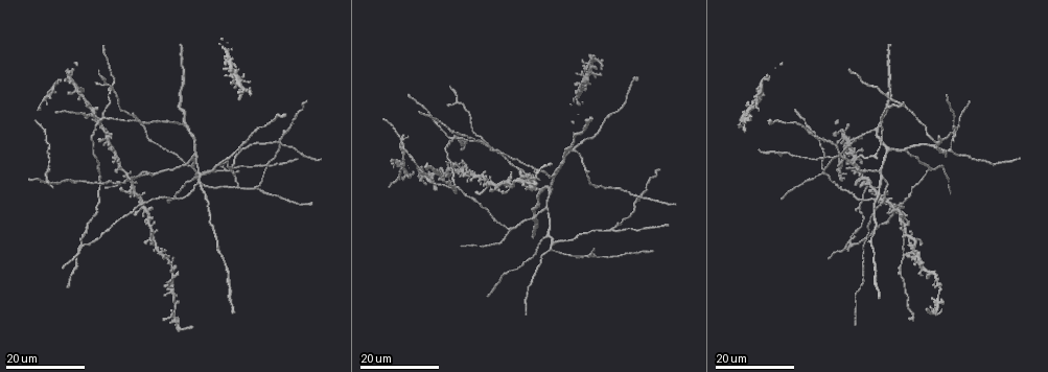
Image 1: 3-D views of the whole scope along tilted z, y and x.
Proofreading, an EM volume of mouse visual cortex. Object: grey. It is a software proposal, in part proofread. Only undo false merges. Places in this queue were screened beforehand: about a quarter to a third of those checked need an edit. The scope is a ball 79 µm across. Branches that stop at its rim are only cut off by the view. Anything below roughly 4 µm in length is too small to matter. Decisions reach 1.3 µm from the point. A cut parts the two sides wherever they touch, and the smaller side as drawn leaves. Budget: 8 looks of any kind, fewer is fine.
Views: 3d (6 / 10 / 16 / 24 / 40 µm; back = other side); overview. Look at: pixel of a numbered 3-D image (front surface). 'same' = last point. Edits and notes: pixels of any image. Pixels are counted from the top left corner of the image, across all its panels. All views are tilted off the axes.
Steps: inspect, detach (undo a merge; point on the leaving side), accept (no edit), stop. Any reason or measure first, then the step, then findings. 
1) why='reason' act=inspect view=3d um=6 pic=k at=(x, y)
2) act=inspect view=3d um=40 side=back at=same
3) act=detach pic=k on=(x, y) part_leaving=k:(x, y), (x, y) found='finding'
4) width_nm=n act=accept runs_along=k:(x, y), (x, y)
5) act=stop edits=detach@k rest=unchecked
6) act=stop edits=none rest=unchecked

why='arms part here' act=inspect view=3d um=16 pic=1 at=(951, 148)

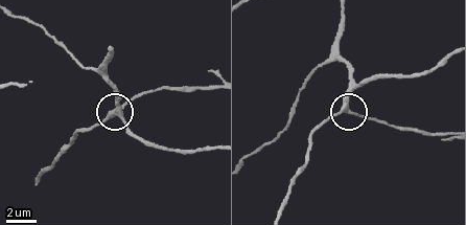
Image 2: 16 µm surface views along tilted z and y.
act=inspect view=3d um=10 pic=2 at=(343, 109)

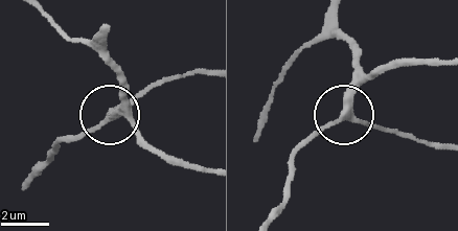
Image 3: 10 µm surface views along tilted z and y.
arms=3 act=accept runs_along=3:(108, 35), (121, 97), (117, 118), (51, 144) found='continuous, no second cell'

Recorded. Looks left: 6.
act=inspect view=3d um=16 pic=1 at=(935, 147)

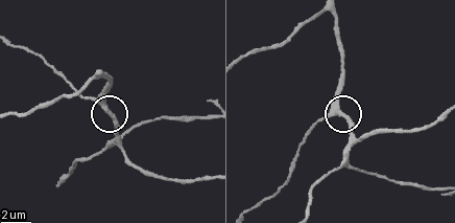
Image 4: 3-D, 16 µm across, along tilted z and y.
act=inspect view=3d um=10 pic=4 at=(338, 113)

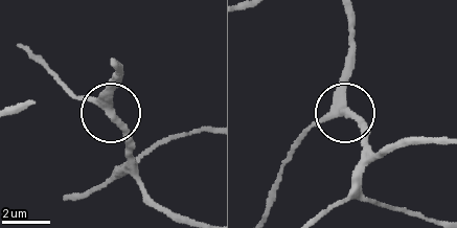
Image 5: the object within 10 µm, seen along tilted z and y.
why='zoom in' act=inspect view=3d um=6 pic=5 at=(110, 112)

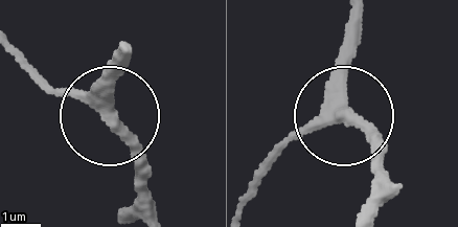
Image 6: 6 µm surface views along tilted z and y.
width_nm=280 act=accept runs_along=6:(358, 24), (345, 111), (288, 136), (250, 180) found='one cell here'

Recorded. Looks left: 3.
why='four-way junction' act=inspect view=3d um=24 pic=1 at=(586, 257)

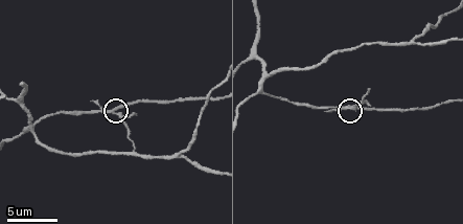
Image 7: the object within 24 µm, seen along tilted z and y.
act=inspect view=3d um=10 pic=7 at=(117, 111)

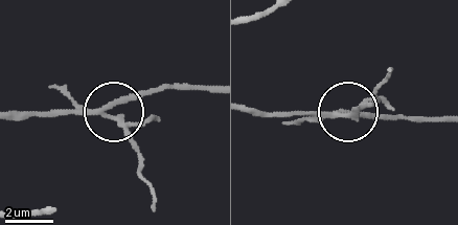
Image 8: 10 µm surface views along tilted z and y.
side_arm_um=6 act=detach pic=8 on=(66, 90) part_leaving=8:(97, 111), (113, 117), (135, 152), (151, 207) found='two cells meet here'

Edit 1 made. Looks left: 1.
act=stop edits=detach@8 rest=unchecked

